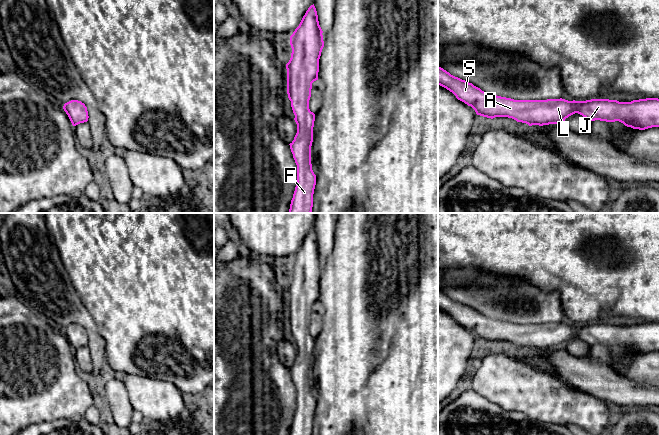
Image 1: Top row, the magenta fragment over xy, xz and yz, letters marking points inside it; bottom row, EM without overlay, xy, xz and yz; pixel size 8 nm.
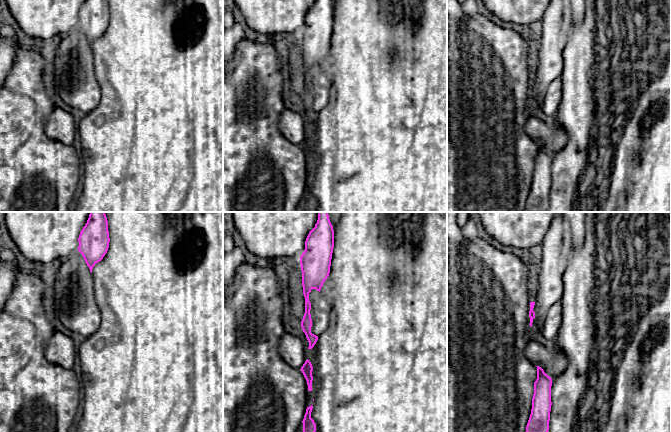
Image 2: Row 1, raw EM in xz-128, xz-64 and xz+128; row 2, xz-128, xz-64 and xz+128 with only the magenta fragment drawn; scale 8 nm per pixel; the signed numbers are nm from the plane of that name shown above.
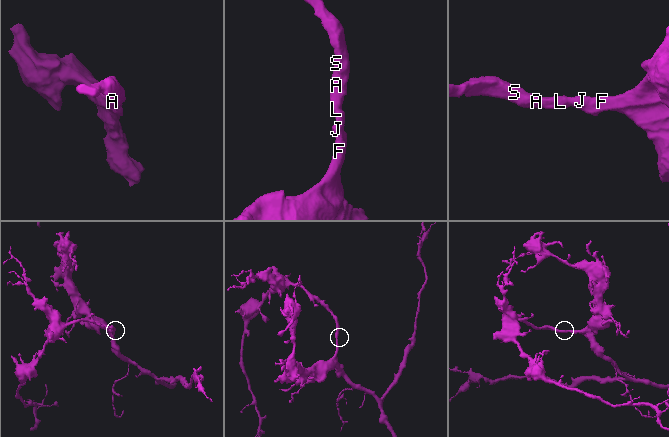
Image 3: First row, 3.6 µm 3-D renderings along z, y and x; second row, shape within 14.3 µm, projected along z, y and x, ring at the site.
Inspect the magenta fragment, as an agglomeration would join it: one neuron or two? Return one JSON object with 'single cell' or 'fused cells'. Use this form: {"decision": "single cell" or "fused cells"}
{"decision": "single cell"}

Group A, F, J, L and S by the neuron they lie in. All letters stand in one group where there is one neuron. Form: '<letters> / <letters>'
A F J L S

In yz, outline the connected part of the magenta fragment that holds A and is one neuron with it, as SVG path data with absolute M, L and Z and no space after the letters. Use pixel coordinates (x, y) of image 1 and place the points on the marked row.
M438 66L438 85L471 106L477 115L495 118L508 117L532 125L558 124L578 113L590 122L619 121L627 127L645 130L659 127L659 99L646 98L631 102L609 99L568 101L565 99L514 100L482 91L465 80L451 75Z

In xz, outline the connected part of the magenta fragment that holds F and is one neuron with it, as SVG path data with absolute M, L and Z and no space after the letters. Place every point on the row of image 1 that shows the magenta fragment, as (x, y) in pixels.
M313 4L308 8L299 26L290 36L292 53L289 62L286 64L287 94L295 115L294 120L297 124L297 133L289 145L297 165L297 183L288 213L311 213L313 207L316 175L312 170L311 146L313 142L315 114L309 109L309 100L311 97L312 83L318 80L319 59L324 47L322 33L317 11Z

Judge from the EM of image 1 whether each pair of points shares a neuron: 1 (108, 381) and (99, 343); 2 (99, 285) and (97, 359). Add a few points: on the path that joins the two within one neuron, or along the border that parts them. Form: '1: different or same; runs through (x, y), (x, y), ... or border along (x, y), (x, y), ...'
1: different; border along (106, 375), (101, 385)
2: different; border along (87, 309), (104, 339), (104, 353)

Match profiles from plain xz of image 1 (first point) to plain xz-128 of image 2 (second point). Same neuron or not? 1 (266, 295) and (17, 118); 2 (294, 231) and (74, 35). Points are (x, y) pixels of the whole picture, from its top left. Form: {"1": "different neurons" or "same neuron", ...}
{"1": "same neuron", "2": "different neurons"}

